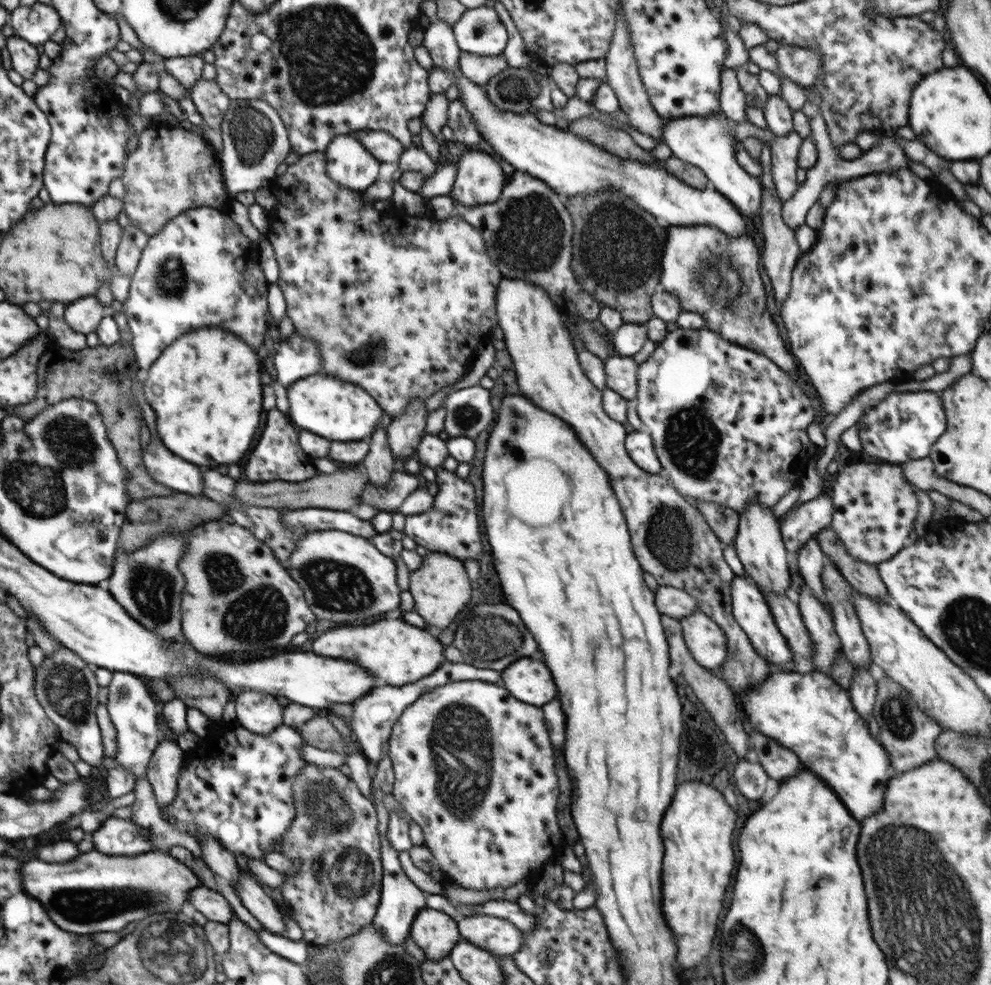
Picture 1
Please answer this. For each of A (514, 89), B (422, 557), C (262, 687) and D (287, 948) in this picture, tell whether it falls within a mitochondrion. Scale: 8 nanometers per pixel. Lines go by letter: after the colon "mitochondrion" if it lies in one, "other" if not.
A: mitochondrion
B: other
C: other
D: other

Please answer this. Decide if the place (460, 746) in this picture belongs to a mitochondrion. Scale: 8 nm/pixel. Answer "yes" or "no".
yes

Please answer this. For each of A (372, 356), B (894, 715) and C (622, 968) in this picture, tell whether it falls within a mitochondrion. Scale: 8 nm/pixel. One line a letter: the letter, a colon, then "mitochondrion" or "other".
A: mitochondrion
B: mitochondrion
C: other

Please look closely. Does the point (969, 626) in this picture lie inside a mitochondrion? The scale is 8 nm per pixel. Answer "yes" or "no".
yes

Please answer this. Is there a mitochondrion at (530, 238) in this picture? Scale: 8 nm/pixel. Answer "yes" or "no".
yes

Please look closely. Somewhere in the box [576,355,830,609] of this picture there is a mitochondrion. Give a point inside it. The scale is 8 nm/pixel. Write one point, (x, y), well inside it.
(691, 437)

